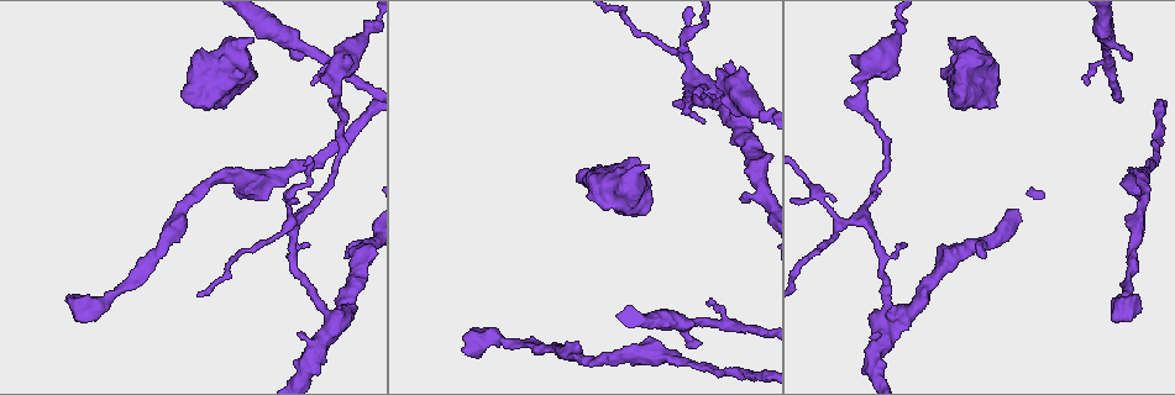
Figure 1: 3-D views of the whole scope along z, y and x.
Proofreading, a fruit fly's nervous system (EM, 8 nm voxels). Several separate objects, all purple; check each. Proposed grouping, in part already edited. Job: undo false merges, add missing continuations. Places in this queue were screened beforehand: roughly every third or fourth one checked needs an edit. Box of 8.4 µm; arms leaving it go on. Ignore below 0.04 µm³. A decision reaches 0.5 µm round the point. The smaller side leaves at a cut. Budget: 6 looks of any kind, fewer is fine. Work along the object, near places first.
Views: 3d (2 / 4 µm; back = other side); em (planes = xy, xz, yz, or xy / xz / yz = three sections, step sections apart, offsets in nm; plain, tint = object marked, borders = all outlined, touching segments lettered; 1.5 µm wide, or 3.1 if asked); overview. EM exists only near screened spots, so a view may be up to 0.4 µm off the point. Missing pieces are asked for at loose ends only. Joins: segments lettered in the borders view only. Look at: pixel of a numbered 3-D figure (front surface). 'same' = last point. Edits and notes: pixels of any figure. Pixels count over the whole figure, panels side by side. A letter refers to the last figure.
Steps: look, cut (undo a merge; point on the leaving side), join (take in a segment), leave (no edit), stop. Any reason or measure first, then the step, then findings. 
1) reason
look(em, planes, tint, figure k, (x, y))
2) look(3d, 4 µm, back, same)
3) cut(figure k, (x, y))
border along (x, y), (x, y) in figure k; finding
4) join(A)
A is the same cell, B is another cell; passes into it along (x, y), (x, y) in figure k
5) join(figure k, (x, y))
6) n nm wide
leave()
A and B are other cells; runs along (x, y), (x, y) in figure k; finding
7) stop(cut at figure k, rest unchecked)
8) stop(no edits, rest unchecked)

free end
look(3d, 4 µm, back, figure 1, (647, 164))

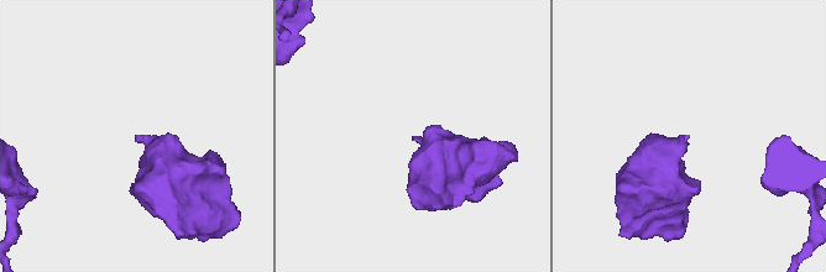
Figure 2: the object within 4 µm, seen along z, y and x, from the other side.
shape alone is not enough
look(em, 3.1 µm, planes, borders, figure 2, (135, 138))

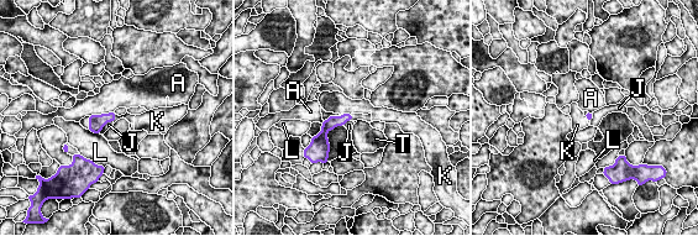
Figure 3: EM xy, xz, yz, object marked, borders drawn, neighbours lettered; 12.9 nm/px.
join(K)
K is the same cell, A, J, L and T are other cells; passes into it along (332, 121), (347, 114), (337, 103) in figure 3; the cell continues

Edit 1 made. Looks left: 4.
free end
look(em, yz, step 4, borders, figure 1, (220, 106))

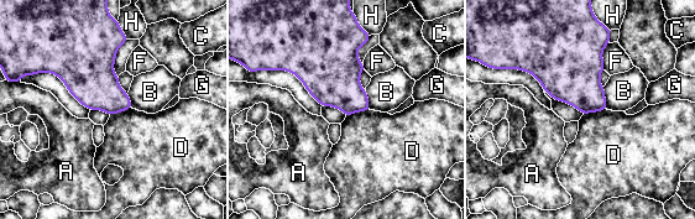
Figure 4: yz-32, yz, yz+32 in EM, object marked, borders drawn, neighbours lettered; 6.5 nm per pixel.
cut it another way
look(em, xz, step 8, borders, same)

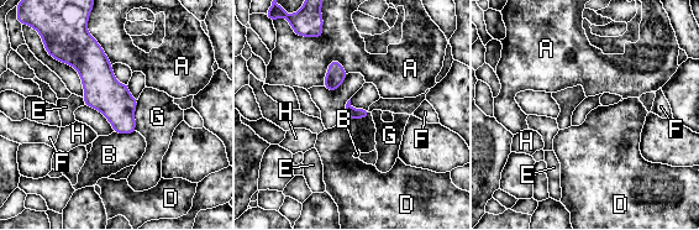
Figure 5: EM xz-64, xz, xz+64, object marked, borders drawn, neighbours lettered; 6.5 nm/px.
G touches over 200 nm
leave()
A, B, D, E, F, G and H are other cells; runs along (87, 43), (100, 88), (132, 129) in figure 5; none of them fits

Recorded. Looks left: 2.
an open end
look(em, xy, step 8, borders, figure 1, (704, 122))

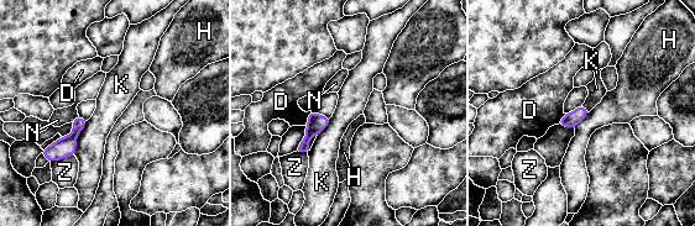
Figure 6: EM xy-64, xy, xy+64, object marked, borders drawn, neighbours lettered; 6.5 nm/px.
leave()
D, H, K, N and Z are other cells; border along (311, 111), (306, 126) in figure 6; no lettered segment goes on from it

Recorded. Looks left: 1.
stop(join at figure 3, rest unchecked)

